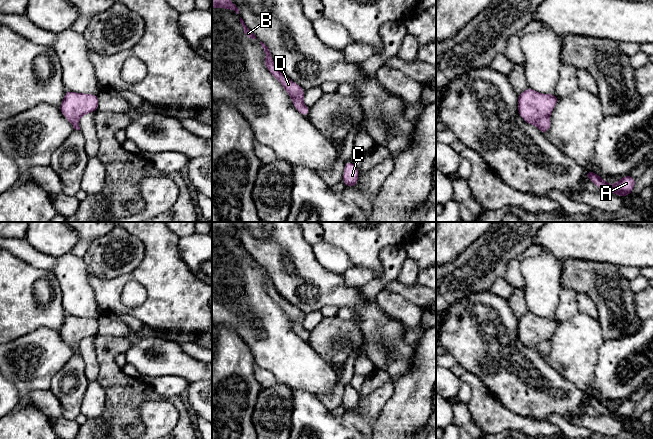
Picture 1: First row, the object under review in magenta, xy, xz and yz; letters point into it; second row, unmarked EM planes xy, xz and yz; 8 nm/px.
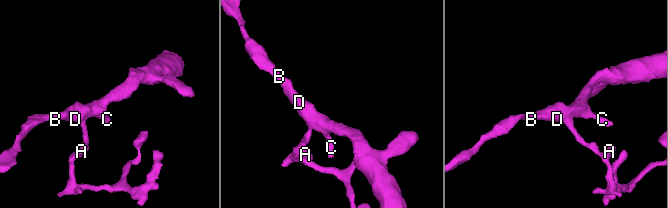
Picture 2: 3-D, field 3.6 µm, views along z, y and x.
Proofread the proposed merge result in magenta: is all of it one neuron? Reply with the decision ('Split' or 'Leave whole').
Split

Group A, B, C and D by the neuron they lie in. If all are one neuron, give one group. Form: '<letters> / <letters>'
A / B C D

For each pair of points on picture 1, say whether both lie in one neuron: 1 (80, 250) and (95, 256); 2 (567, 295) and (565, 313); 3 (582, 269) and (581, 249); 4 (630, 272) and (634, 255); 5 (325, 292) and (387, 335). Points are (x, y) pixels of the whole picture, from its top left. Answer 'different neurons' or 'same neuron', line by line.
1: different neurons
2: same neuron
3: different neurons
4: different neurons
5: same neuron

